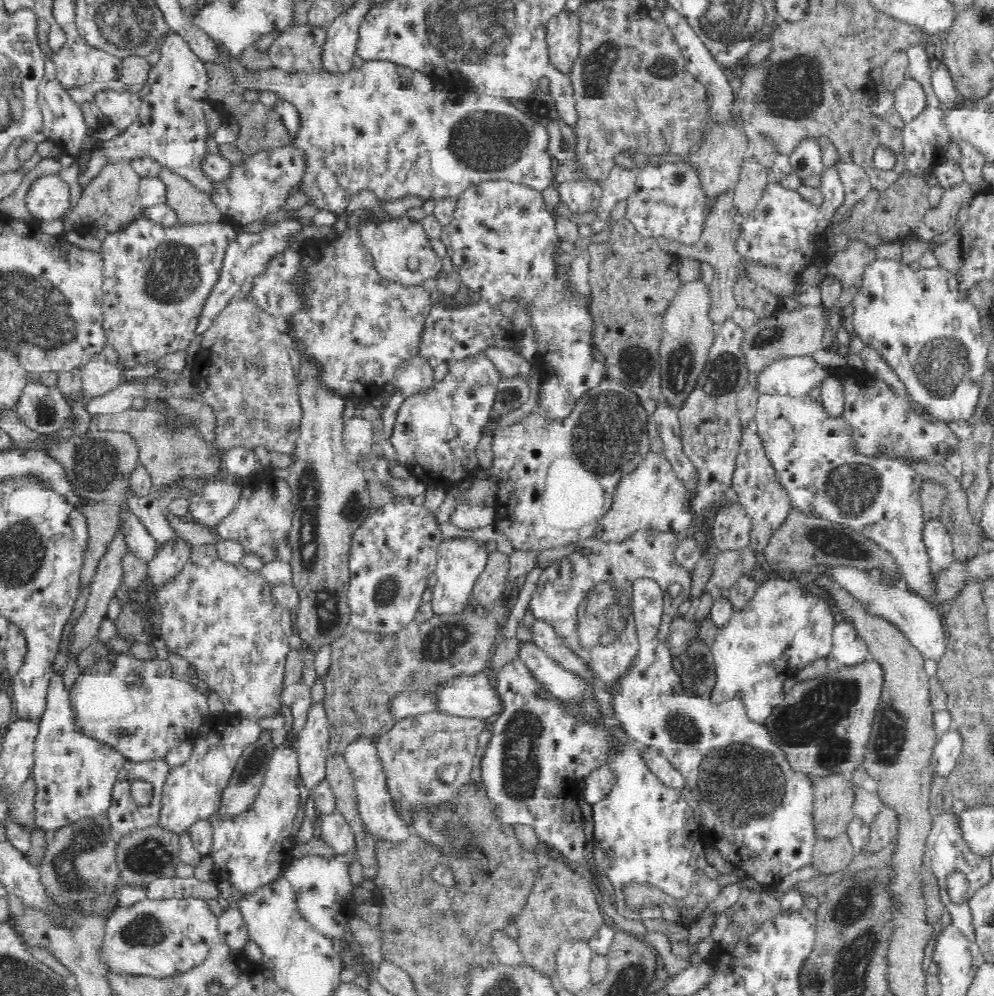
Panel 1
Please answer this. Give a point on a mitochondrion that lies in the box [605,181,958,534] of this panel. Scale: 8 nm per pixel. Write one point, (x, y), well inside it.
(850, 489)

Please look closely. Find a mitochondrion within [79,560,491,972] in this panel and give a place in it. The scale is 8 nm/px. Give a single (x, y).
(146, 935)

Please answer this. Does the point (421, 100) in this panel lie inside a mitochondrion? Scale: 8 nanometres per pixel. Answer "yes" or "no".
no

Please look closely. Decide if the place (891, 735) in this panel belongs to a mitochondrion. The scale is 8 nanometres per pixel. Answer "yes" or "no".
yes

